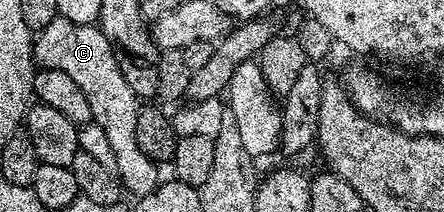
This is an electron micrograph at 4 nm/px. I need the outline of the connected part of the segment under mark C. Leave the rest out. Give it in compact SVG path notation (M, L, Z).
M61 16L53 18L43 30L37 31L32 42L32 53L35 63L39 67L56 68L60 72L68 72L68 76L72 76L72 80L76 80L76 84L80 84L80 92L84 92L84 96L88 96L90 117L94 124L99 125L104 130L105 139L108 140L112 152L115 154L114 170L121 178L123 187L129 193L131 190L134 196L151 194L160 185L159 167L154 159L144 152L140 152L140 144L136 144L136 116L138 115L140 99L132 92L132 88L128 88L128 83L124 80L123 73L120 72L120 64L114 55L115 49L114 43L108 41L106 33L97 25L78 24Z

